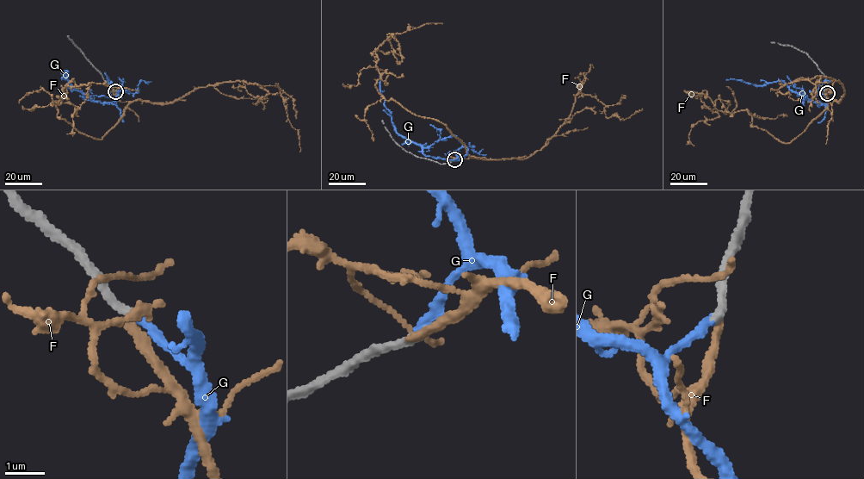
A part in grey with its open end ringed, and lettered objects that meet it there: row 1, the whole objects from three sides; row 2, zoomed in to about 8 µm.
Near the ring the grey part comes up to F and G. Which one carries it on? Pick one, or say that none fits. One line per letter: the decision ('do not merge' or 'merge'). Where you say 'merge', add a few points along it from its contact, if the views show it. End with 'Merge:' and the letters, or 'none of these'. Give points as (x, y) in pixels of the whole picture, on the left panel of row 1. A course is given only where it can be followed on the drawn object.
F: do not merge
G: merge | via (115, 91), (118, 96), (114, 101), (85, 99), (83, 93), (70, 86), (68, 75), (62, 78), (67, 71)
Merge: G

